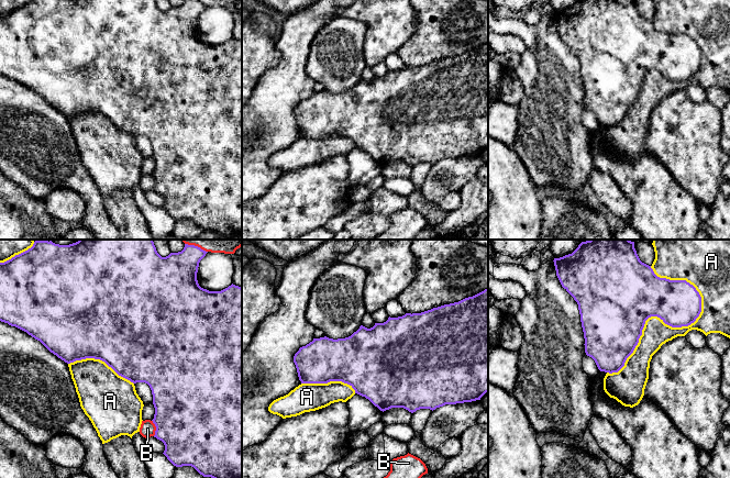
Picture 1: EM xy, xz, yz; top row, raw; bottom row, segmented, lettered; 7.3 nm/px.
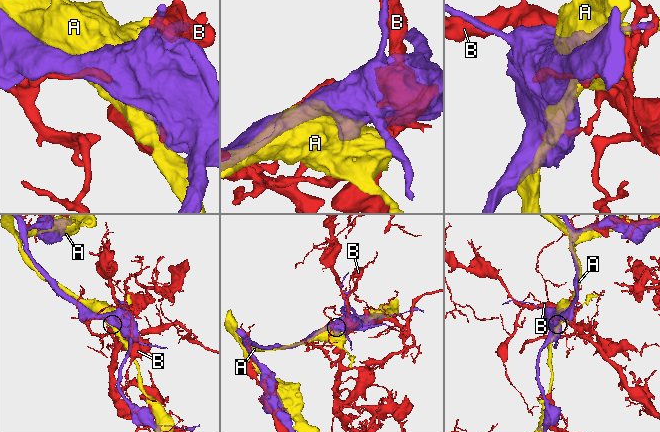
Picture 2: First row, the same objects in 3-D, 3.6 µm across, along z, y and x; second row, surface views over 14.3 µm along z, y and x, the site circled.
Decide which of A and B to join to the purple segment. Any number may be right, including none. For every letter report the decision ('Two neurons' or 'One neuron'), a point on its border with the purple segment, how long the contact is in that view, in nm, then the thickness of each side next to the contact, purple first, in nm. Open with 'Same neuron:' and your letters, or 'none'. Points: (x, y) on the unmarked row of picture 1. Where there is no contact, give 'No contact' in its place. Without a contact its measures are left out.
Same neuron: none
A: Two neurons. Touches purple at yz (657, 70). Shared border 900 nm. Thickness 420 nm (purple) against 200 nm
B: Two neurons. Touches purple at xy (156, 181). Shared border 120 nm. Thickness 500 nm (purple) against 120 nm

